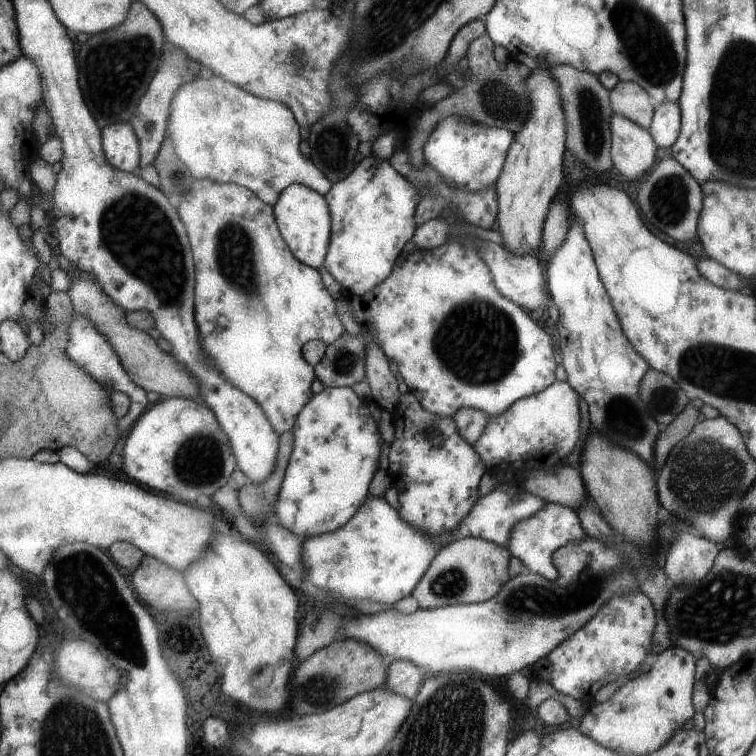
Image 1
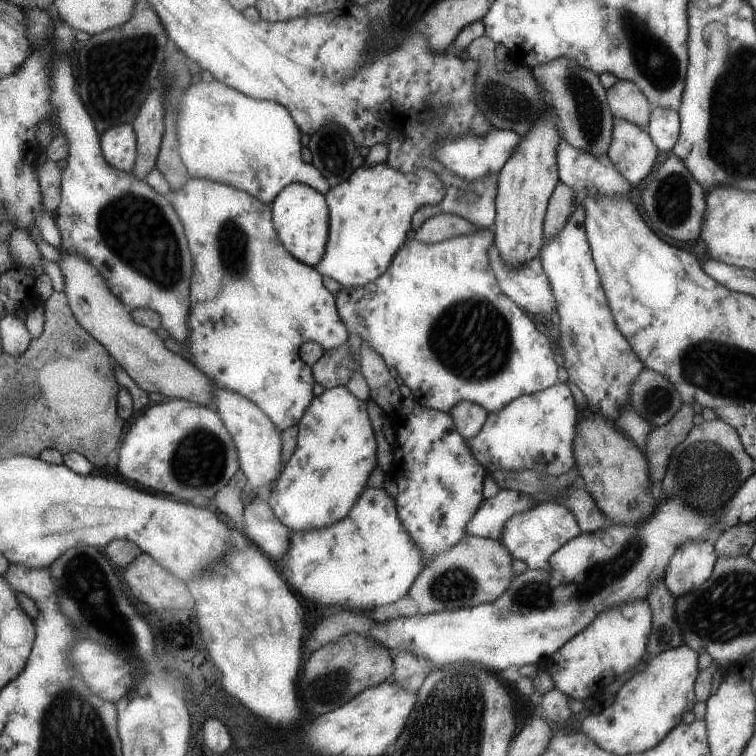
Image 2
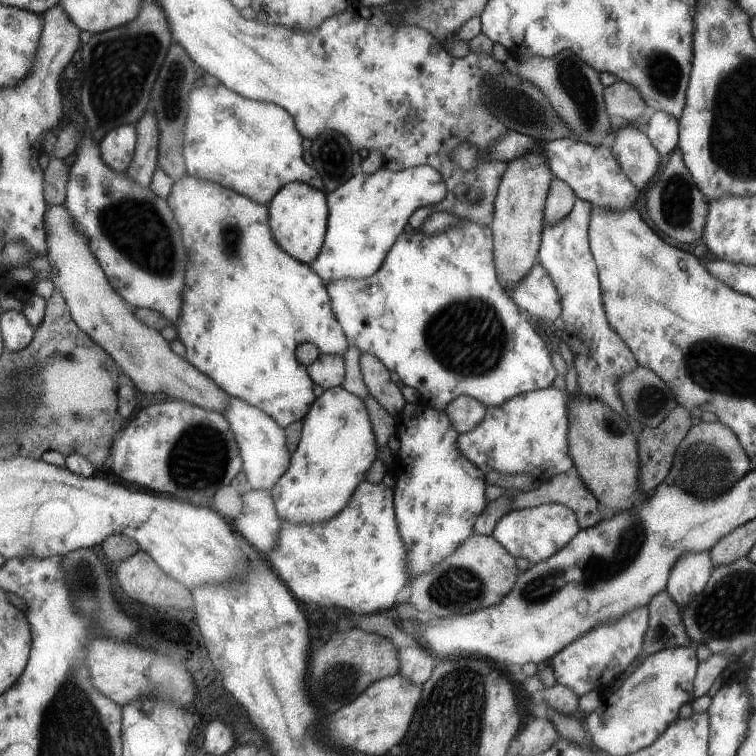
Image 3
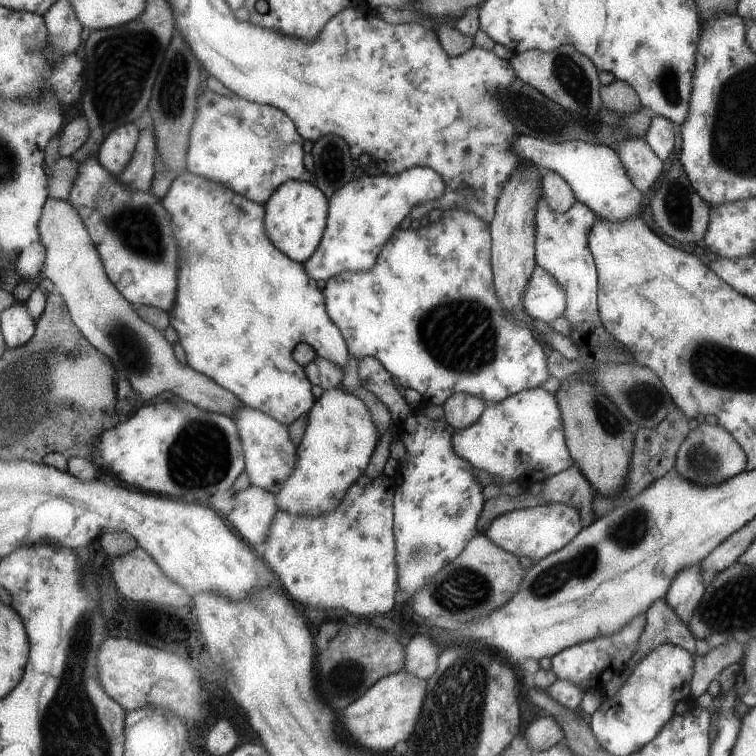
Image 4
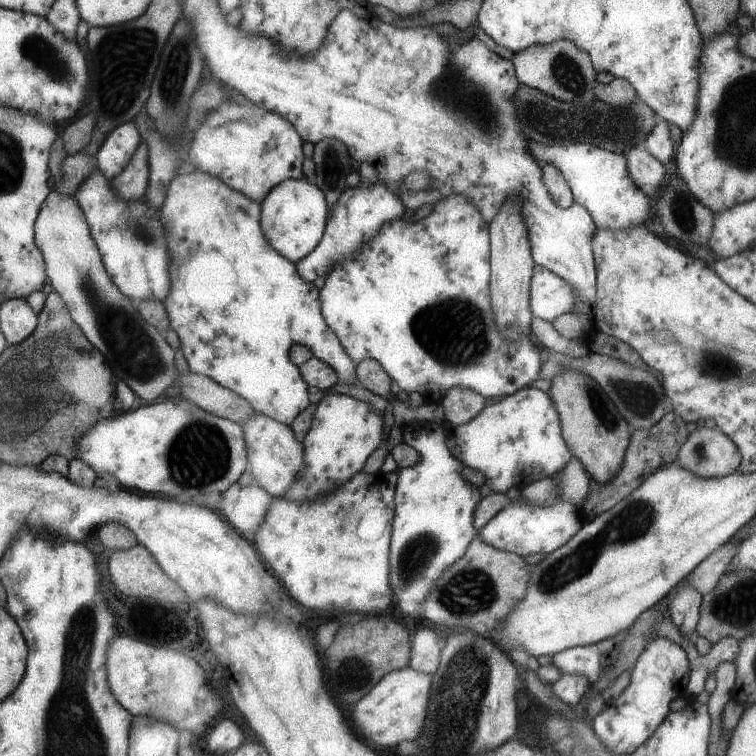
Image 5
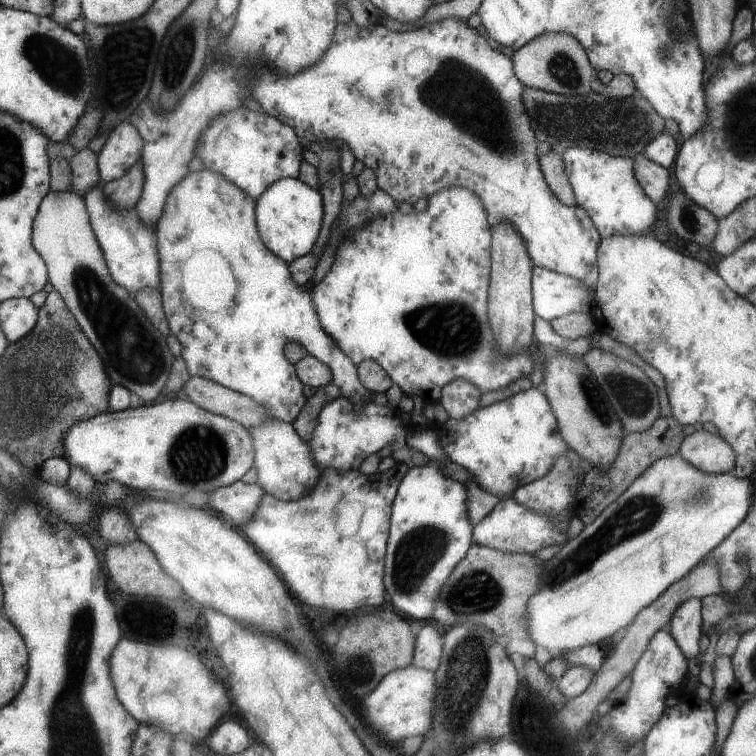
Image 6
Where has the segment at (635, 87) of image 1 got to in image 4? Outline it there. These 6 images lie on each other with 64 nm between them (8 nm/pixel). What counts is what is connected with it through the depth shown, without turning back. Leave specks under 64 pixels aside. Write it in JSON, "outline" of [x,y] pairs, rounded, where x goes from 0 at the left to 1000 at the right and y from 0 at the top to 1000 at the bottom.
{"outline":[[[813,104],[807,111],[795,112],[798,140],[820,151],[833,151],[851,143],[841,120],[829,108]]]}

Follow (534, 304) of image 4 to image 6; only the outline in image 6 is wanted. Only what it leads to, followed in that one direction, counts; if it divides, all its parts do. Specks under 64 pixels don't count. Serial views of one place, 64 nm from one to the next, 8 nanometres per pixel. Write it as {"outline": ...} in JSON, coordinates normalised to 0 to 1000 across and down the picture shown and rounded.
{"outline":[[[708,353],[702,384],[708,389],[709,415],[724,425],[754,414],[783,418],[790,386],[757,364]]]}

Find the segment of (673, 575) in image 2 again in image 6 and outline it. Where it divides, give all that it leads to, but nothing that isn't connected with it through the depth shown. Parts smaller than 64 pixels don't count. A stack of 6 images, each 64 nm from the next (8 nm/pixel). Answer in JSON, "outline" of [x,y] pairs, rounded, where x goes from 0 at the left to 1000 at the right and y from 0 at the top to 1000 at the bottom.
{"outline":[[[914,791],[898,799],[884,825],[882,832],[910,873],[929,866],[929,828],[929,796],[925,791]]]}

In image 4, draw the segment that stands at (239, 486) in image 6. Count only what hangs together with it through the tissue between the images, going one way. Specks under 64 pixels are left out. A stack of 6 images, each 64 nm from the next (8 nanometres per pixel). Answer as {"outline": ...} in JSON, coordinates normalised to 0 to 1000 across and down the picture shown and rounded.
{"outline":[[[332,642],[311,651],[308,663],[308,675],[298,684],[304,694],[317,702],[320,712],[327,712],[333,722],[343,725],[351,716],[353,701],[368,675],[364,653]]]}

